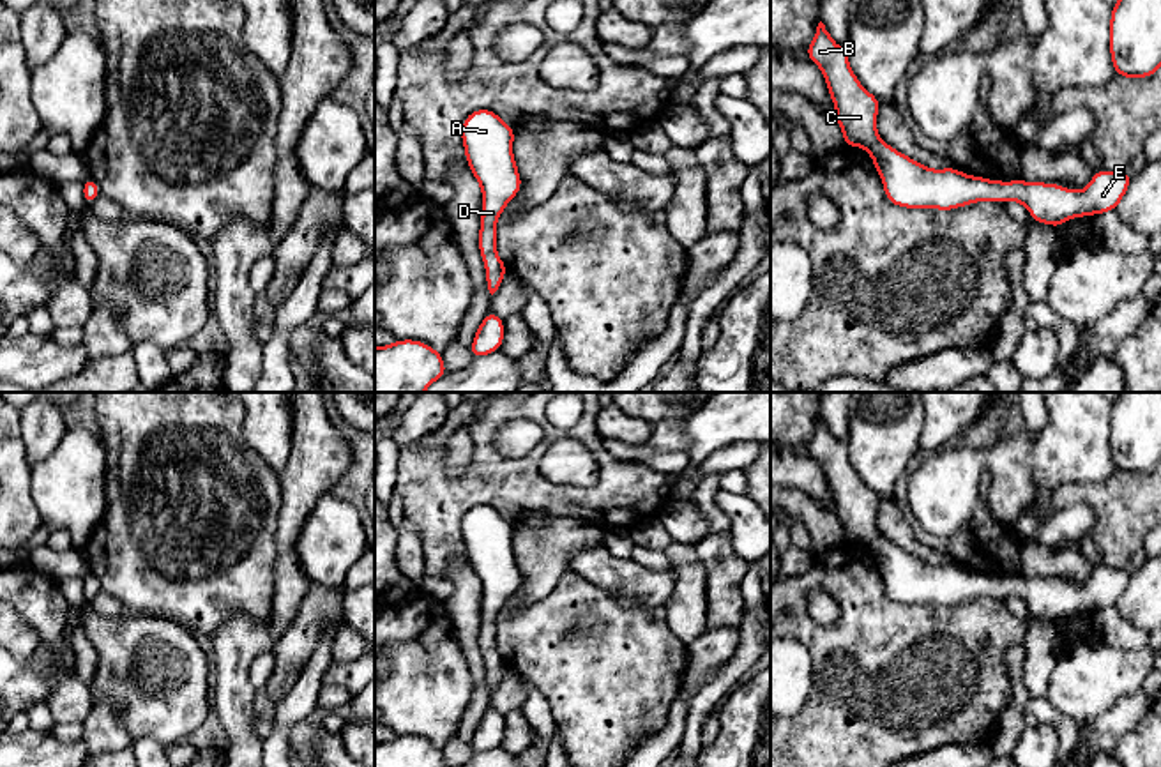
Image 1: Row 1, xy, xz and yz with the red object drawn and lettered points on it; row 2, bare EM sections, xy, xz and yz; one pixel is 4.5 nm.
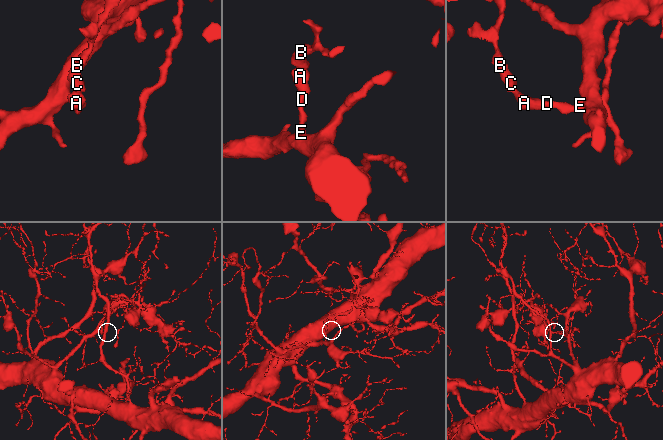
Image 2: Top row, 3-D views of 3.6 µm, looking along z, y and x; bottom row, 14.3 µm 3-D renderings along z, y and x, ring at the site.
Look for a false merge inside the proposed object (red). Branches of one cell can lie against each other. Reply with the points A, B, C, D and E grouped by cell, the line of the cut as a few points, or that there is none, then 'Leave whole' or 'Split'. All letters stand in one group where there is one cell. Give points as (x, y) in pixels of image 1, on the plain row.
Groups: A B C D E. No split. Leave whole

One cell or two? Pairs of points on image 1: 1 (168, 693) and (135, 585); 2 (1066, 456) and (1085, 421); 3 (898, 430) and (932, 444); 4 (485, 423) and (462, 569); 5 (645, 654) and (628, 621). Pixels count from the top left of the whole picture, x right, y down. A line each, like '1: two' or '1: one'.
1: two
2: one
3: two
4: two
5: one

